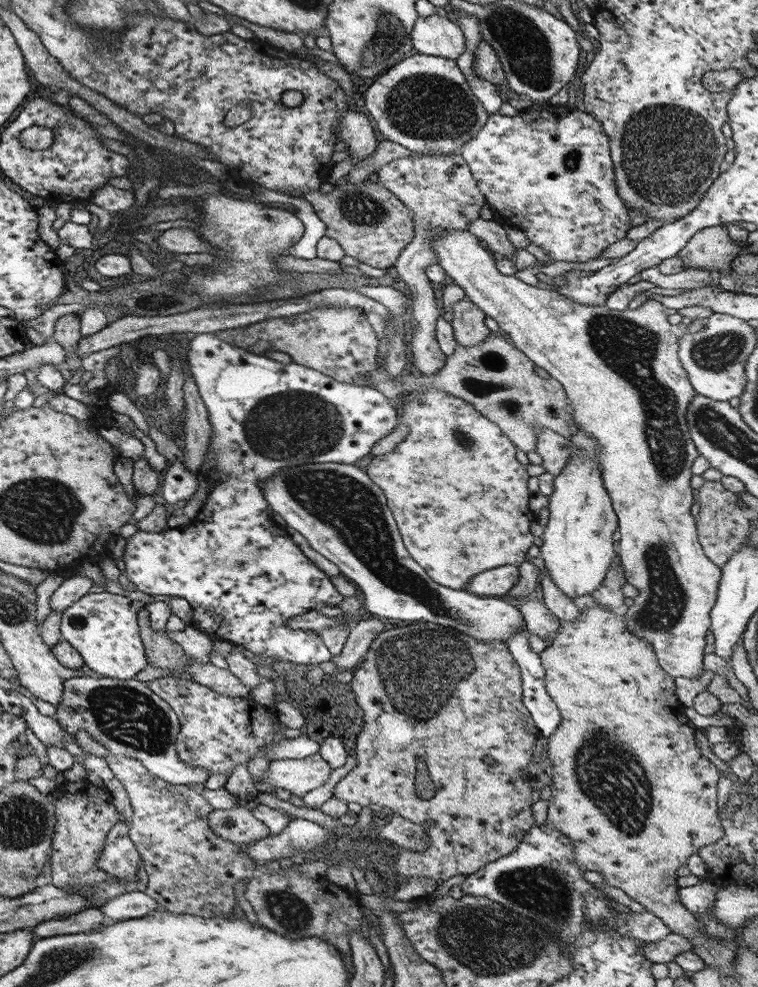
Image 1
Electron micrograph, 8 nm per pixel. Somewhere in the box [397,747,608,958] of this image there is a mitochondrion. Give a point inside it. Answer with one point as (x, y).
(543, 891)

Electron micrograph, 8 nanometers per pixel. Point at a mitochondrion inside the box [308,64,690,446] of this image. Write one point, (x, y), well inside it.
(423, 106)

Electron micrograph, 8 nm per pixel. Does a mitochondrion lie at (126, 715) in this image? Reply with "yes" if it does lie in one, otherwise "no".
yes

